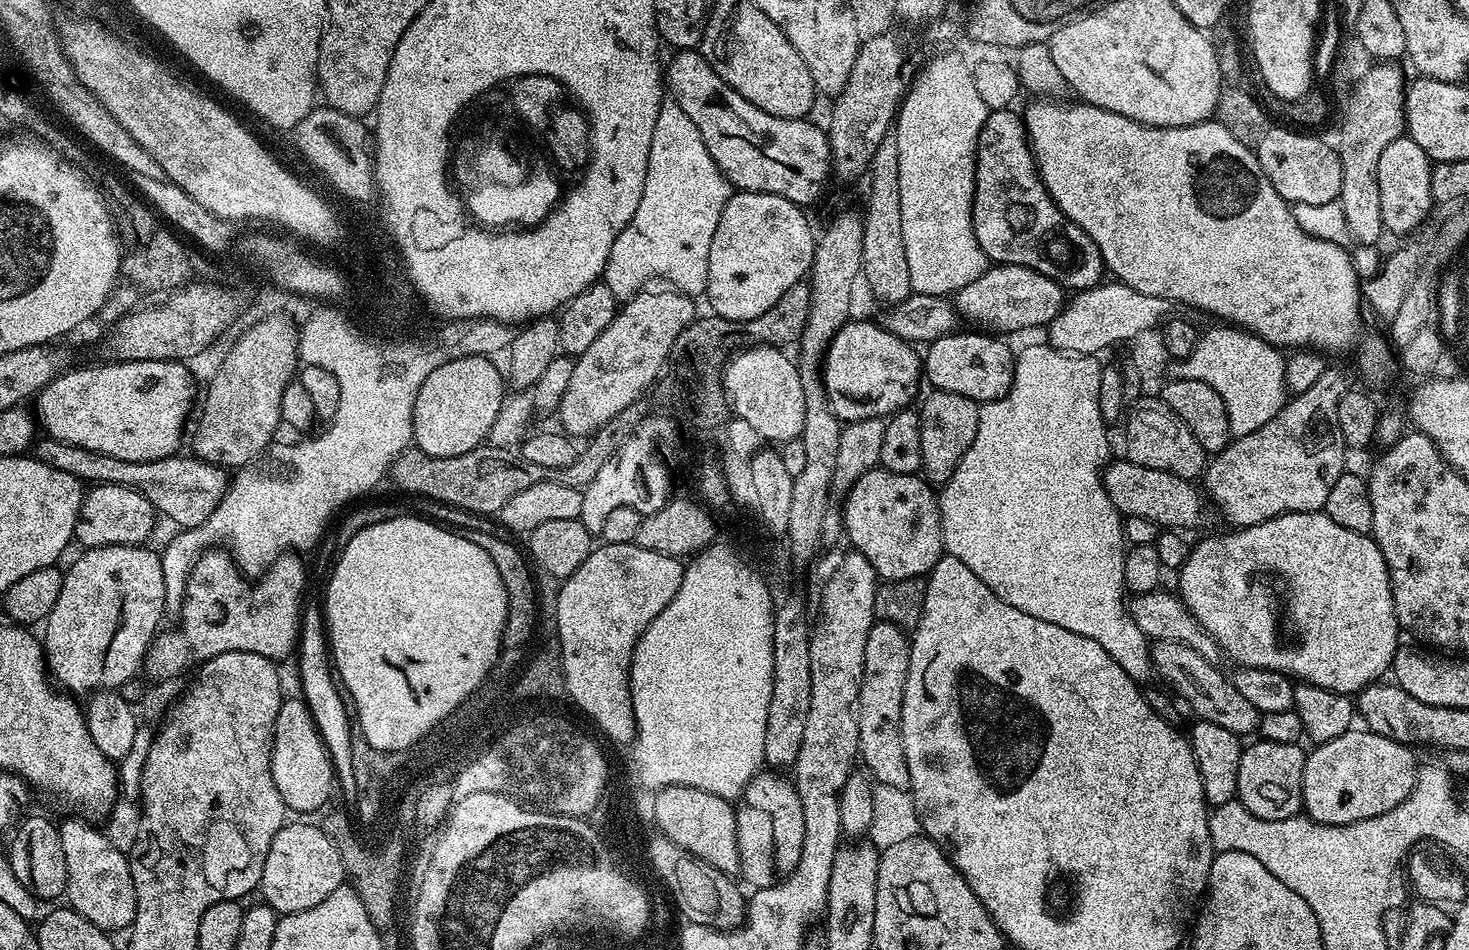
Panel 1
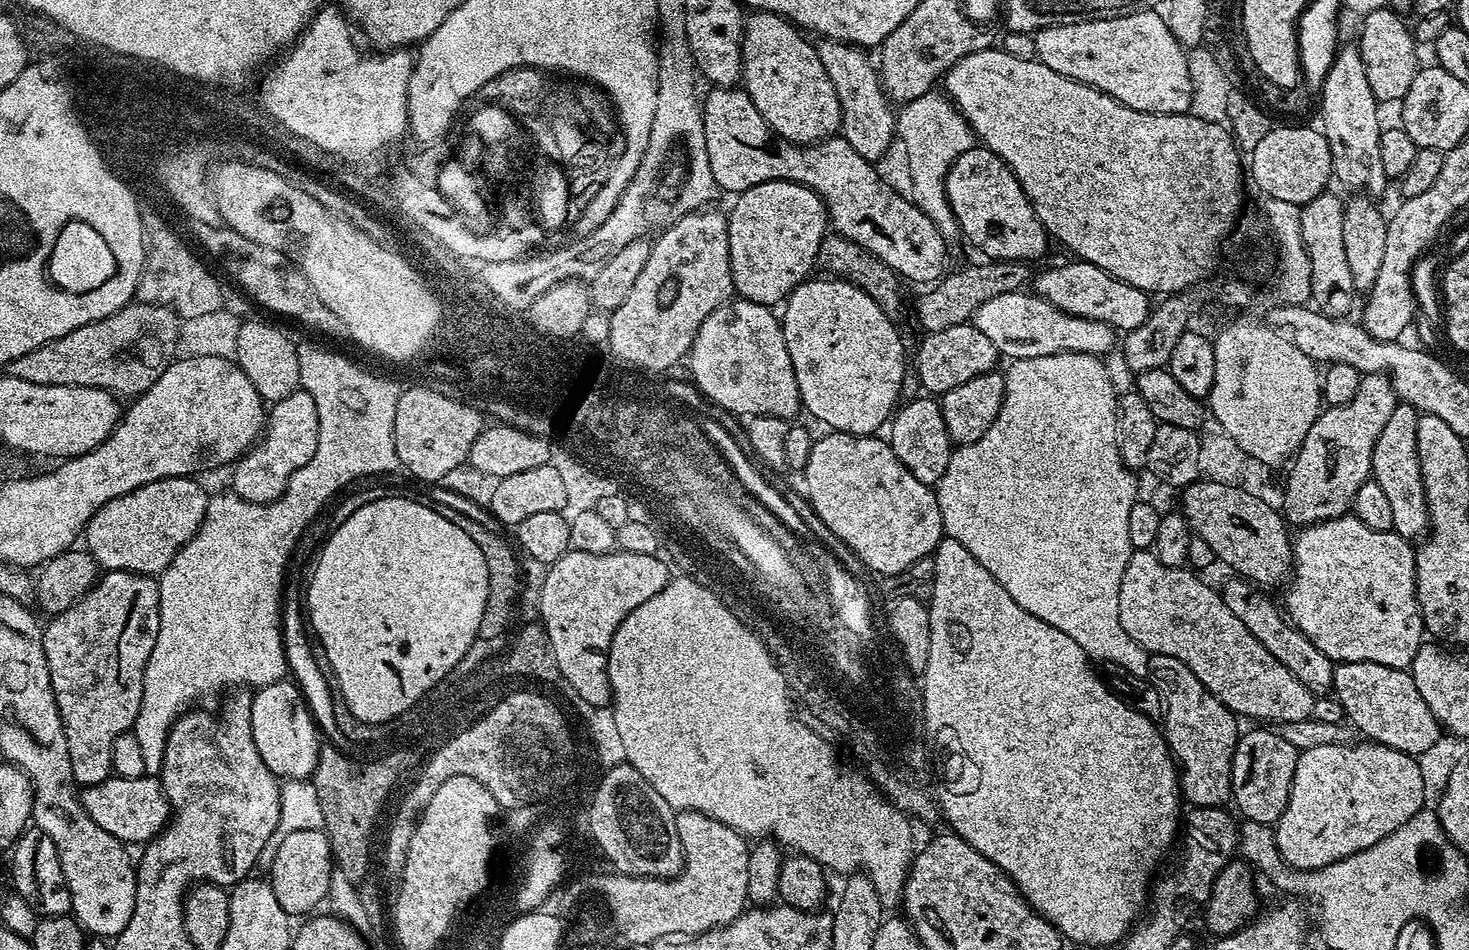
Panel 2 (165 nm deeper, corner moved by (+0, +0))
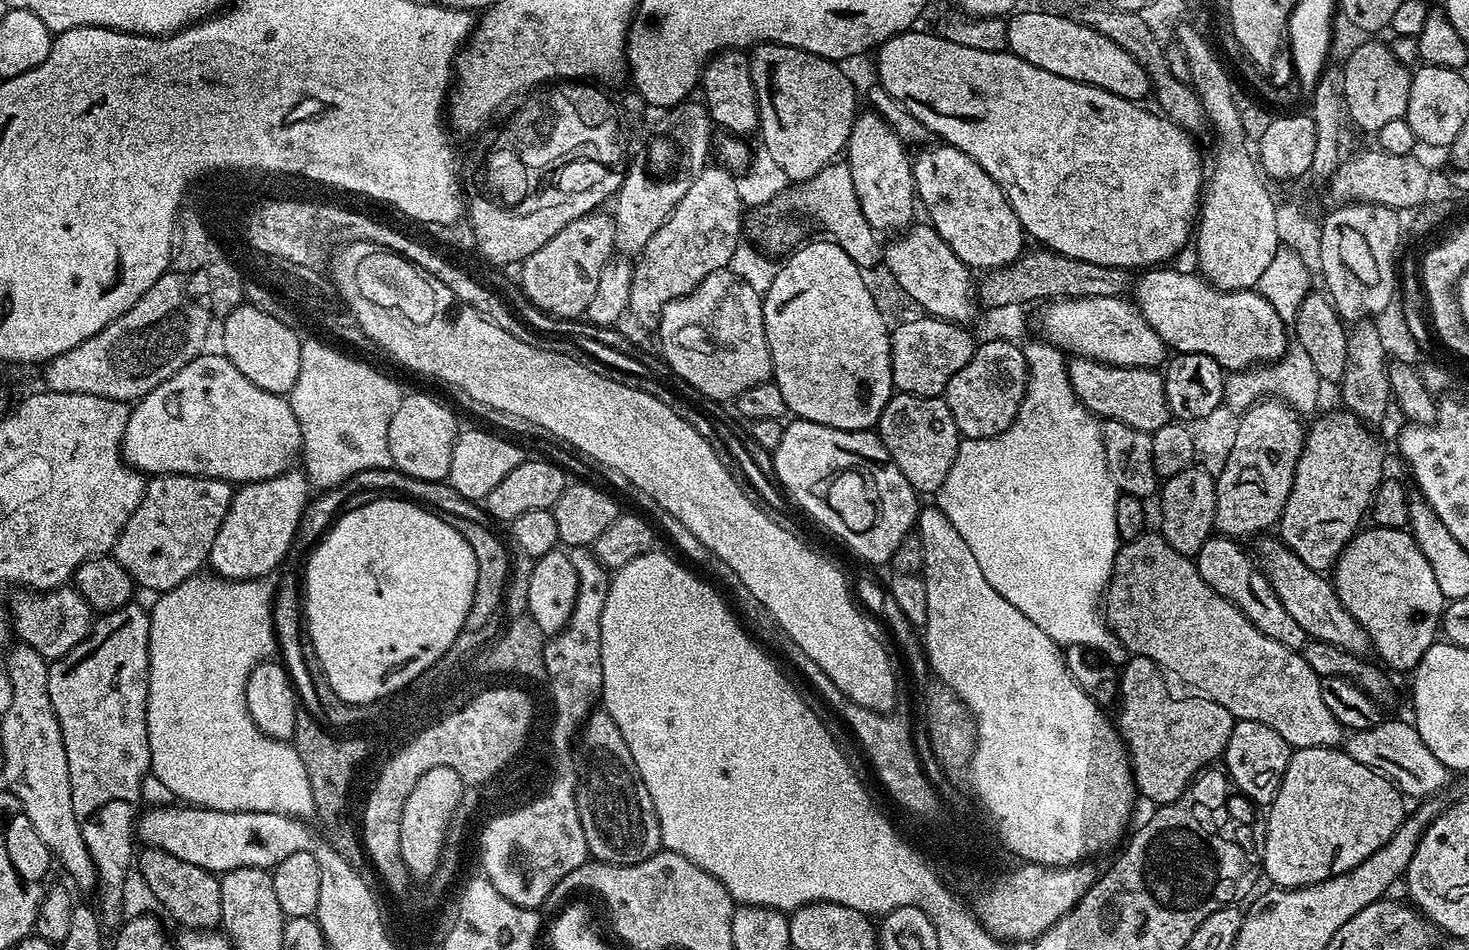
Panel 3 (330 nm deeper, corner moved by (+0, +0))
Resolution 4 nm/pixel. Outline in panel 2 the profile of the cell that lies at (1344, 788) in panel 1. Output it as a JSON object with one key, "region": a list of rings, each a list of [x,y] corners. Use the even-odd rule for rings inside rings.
{"region":[[[1356,743],[1314,746],[1314,750],[1297,755],[1290,798],[1286,802],[1286,810],[1282,810],[1282,818],[1278,818],[1274,826],[1276,848],[1290,866],[1309,872],[1330,866],[1350,854],[1358,854],[1358,850],[1366,850],[1374,846],[1374,842],[1382,842],[1386,834],[1394,834],[1398,826],[1410,822],[1410,818],[1425,807],[1424,772],[1417,757],[1402,754],[1385,744]]]}

